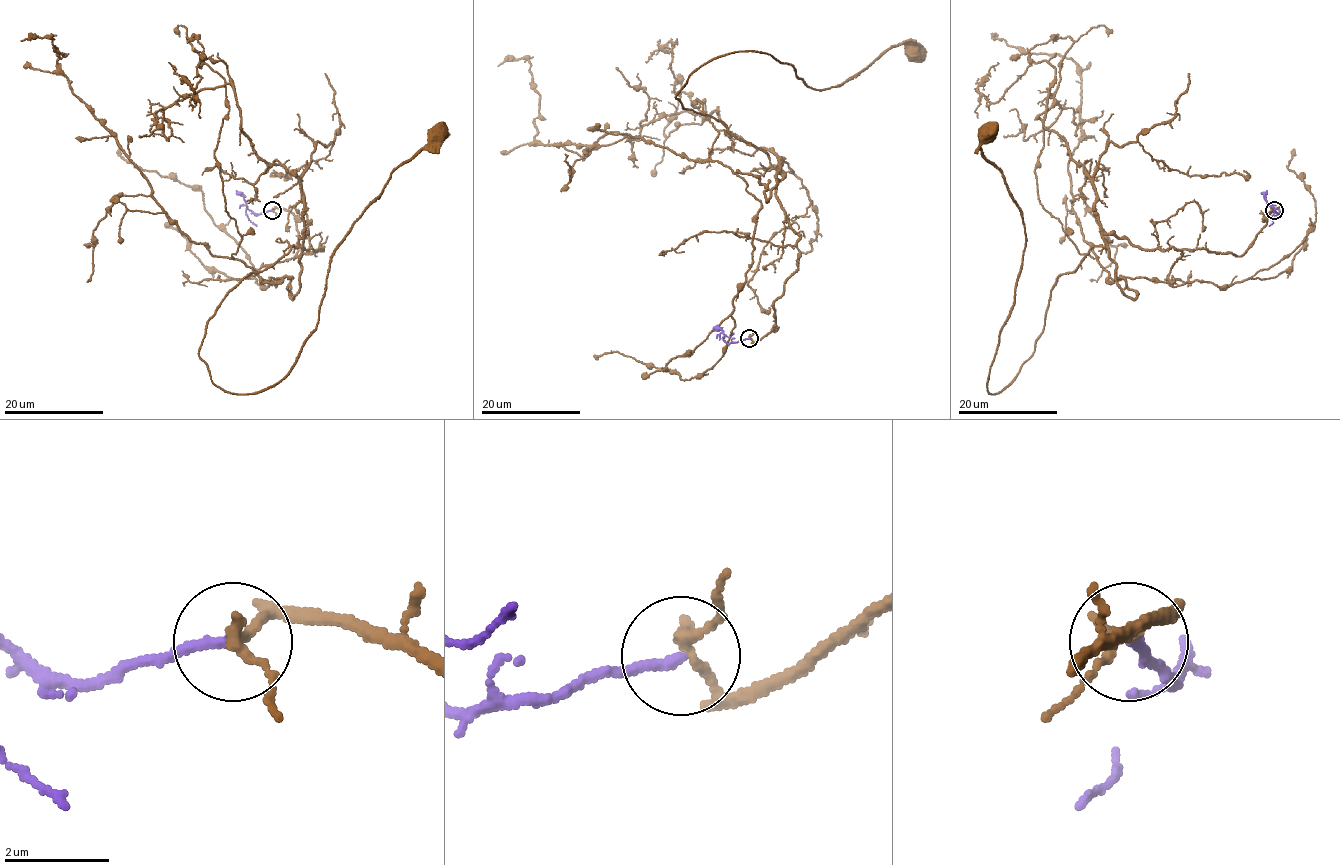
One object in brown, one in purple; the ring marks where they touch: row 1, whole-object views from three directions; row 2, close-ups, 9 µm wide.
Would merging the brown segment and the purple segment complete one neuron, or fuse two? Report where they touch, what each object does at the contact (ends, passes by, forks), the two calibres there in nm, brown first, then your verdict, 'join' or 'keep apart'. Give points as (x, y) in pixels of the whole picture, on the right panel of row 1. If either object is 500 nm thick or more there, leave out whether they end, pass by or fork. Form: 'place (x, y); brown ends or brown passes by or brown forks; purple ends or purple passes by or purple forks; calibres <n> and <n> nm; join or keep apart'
place (1274, 210); brown passes by; purple ends; calibres 200 and 190 nm; keep apart

